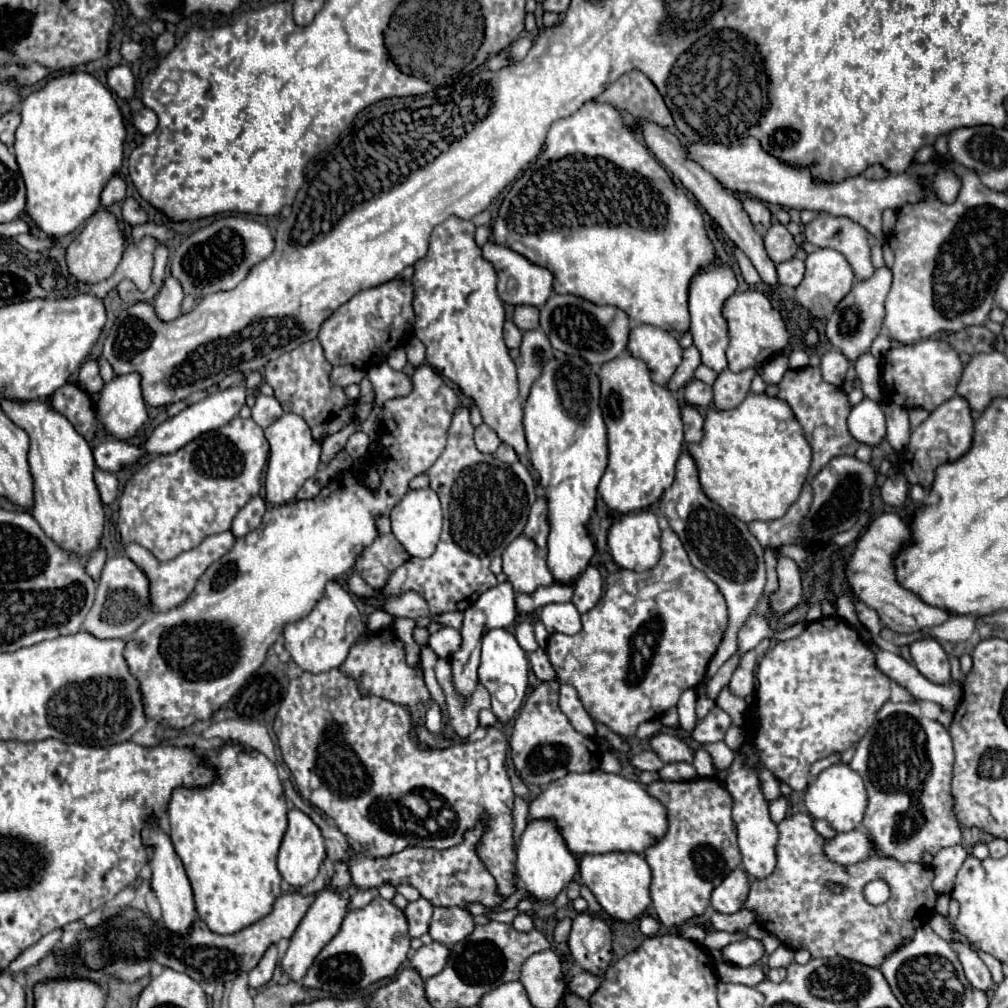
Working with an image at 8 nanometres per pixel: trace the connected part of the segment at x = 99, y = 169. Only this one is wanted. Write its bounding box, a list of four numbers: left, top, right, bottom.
[15,72,123,238]

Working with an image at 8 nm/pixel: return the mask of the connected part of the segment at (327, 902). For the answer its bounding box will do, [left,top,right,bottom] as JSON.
[281,862,349,982]

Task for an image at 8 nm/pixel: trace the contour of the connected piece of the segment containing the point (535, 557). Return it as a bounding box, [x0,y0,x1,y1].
[503,536,551,594]

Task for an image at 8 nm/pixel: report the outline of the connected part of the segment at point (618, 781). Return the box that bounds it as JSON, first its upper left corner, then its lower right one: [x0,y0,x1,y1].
[527,770,667,854]

